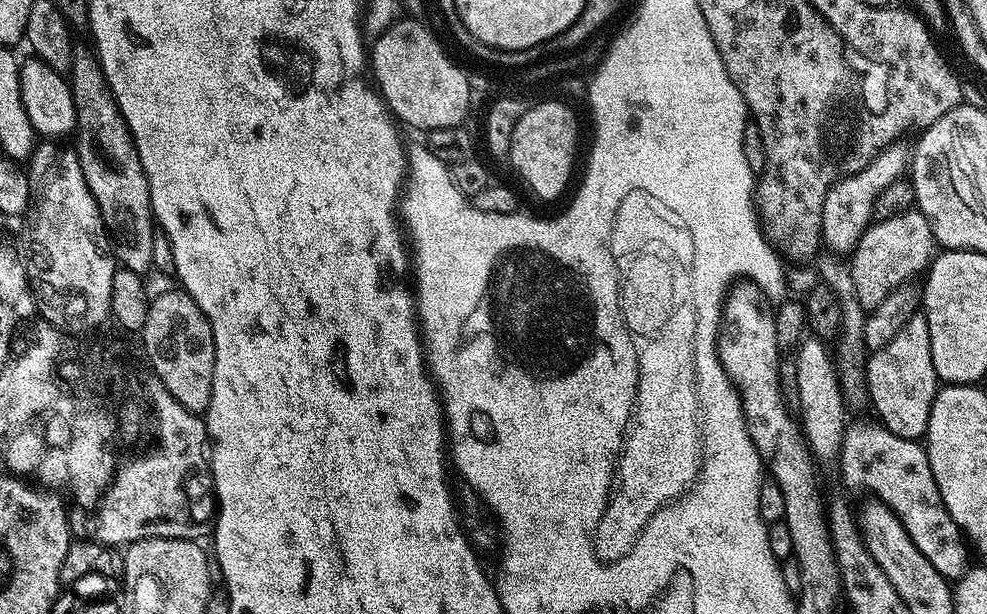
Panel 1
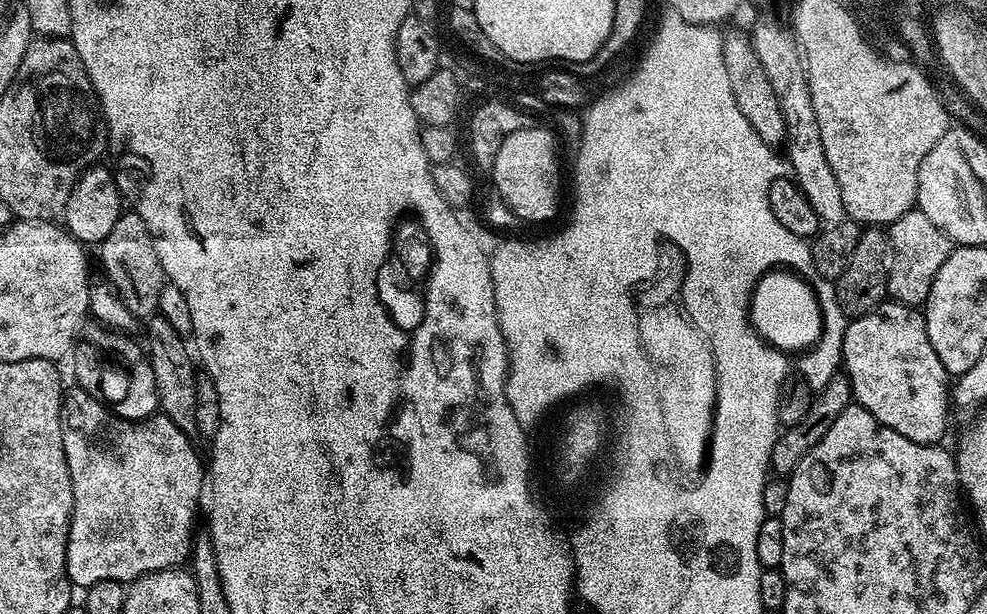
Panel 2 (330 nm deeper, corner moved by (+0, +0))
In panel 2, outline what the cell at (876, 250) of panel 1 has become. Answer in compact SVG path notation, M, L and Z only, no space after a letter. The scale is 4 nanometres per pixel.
M919 210L902 214L902 218L887 225L886 235L890 253L888 296L897 304L923 305L930 294L930 286L934 286L938 270L942 270L942 262L946 262L946 258L952 253L952 241Z

